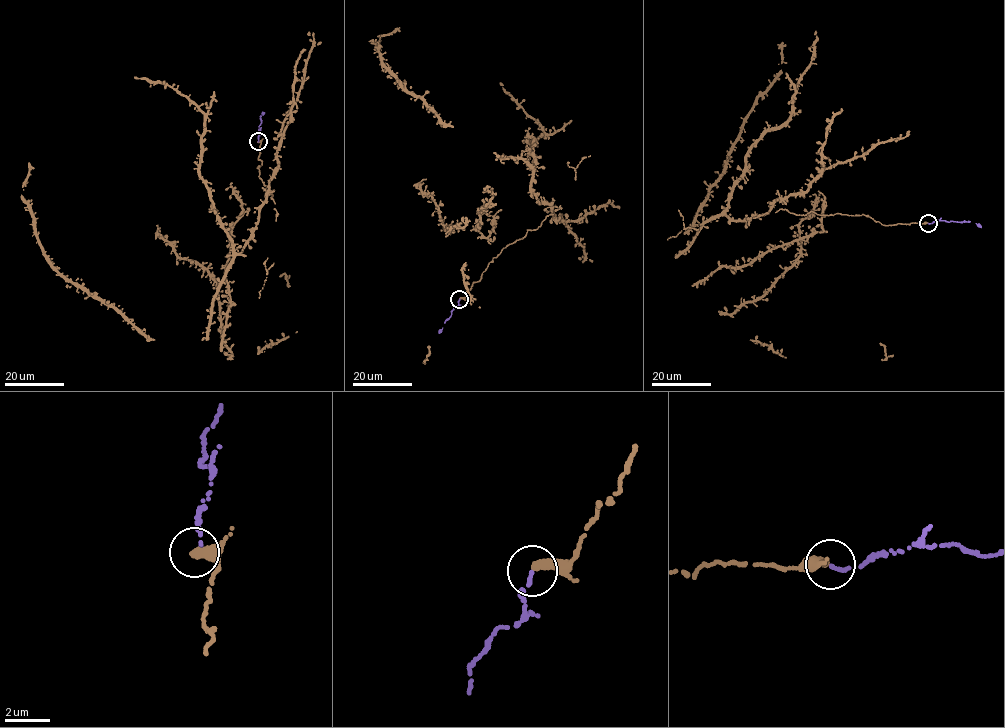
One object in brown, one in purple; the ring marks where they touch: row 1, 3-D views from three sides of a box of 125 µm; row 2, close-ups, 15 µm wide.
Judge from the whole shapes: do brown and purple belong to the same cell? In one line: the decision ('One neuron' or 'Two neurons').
One neuron

